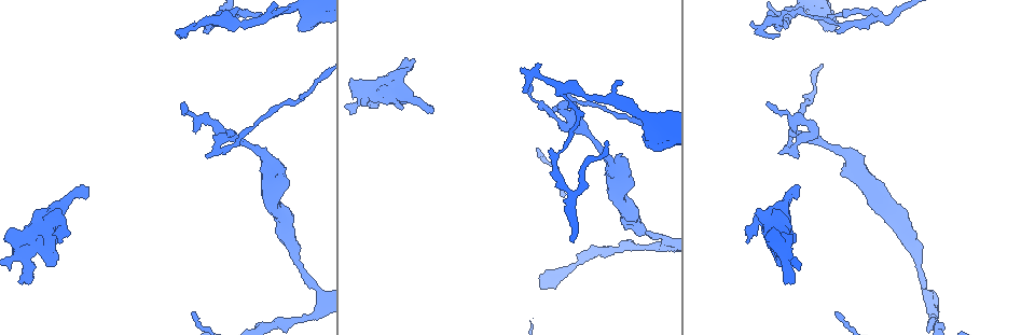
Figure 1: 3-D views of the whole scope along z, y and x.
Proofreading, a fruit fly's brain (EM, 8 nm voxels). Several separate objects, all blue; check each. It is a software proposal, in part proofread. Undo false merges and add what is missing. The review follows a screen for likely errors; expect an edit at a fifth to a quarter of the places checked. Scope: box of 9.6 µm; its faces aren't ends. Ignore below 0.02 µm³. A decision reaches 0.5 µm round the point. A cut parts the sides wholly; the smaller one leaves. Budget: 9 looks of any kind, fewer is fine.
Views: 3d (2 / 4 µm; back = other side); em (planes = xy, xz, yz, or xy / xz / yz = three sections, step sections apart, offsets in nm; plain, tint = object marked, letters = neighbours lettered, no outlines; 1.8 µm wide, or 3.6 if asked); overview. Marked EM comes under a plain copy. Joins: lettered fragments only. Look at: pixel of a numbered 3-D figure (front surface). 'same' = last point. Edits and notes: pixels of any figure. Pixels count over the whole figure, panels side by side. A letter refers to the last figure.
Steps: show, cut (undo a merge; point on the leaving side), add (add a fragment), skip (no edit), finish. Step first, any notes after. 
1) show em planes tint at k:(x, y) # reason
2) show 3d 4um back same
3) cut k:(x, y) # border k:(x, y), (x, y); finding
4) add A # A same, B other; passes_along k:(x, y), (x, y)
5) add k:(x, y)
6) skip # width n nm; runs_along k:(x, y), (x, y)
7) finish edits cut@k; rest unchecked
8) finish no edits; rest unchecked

show em planes letters at 1:(785, 281) # branch stops here

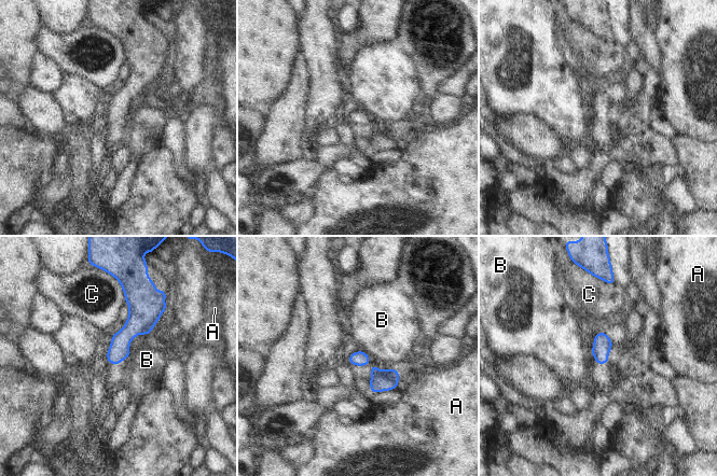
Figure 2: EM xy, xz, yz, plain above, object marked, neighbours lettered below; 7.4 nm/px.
skip # A other, B other, C other; no lettered fragment goes on from it

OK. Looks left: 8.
show em xz step 4 tint at 1:(430, 113) # free end

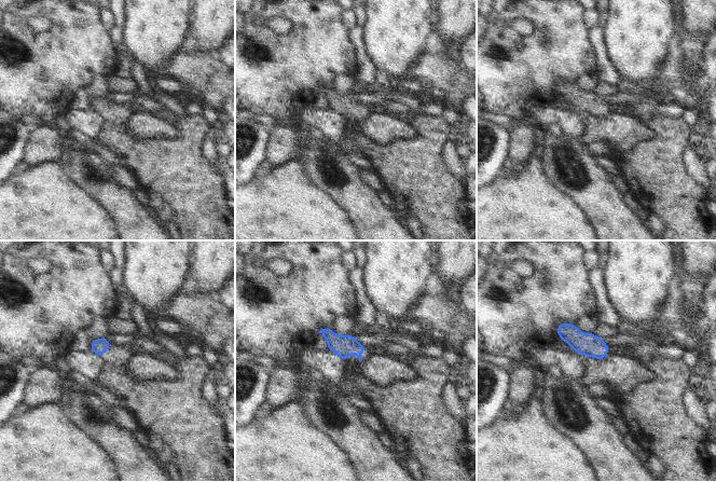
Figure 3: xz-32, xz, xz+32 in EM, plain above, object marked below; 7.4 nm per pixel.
show em planes letters same

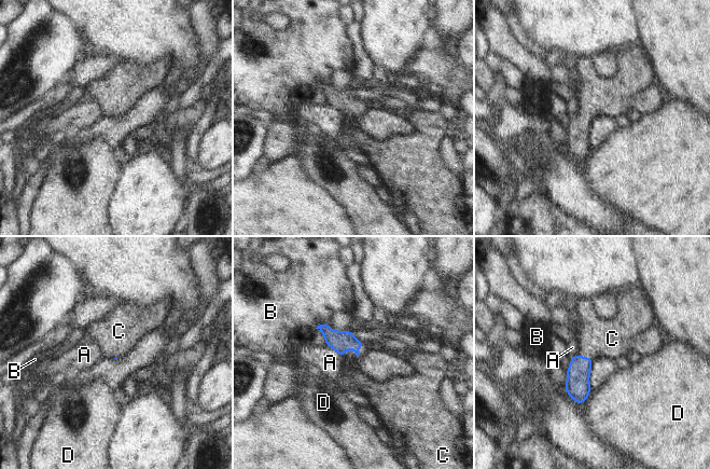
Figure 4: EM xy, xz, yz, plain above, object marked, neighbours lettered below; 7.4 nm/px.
add C # longest_contact C 180 nm; A other, B other, C same, D other; the cell continues

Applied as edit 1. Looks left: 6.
show overview # redraw

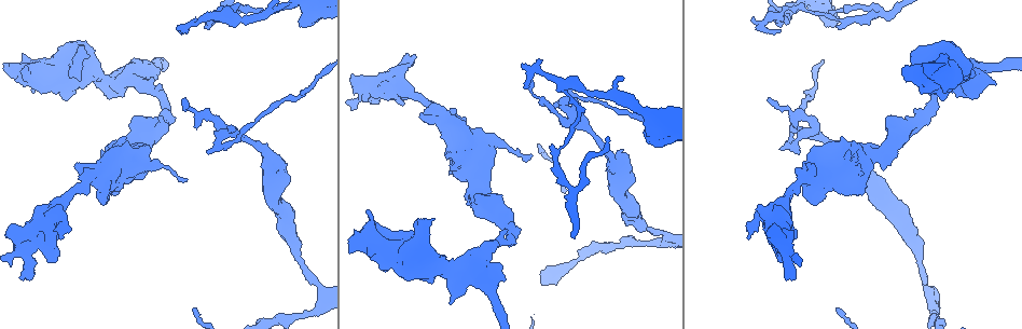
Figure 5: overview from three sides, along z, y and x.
show 3d 2um at 5:(60, 238) # branch stops here

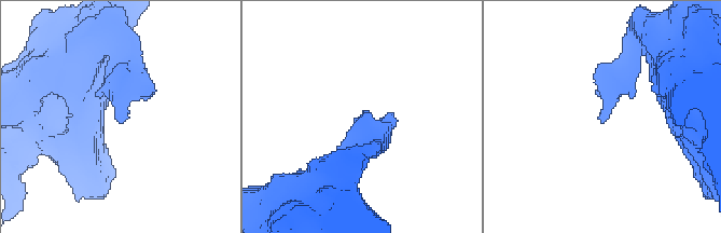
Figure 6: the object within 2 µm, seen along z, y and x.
show em planes letters at 6:(116, 121)

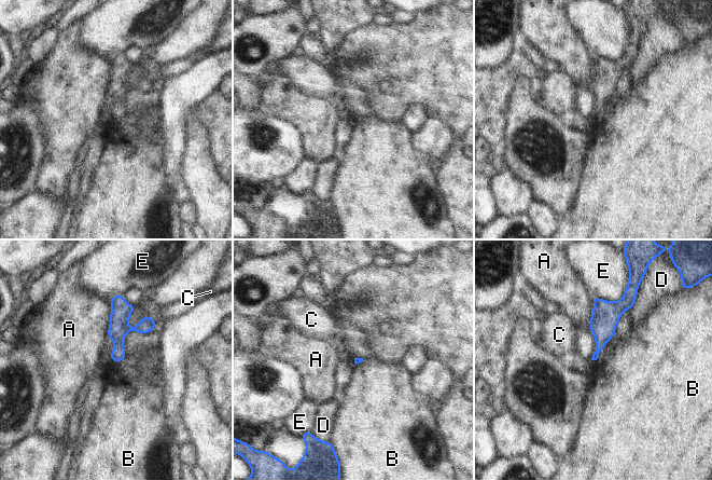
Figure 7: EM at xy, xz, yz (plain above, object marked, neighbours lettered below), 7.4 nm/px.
skip # A other, B other, C other, D other, E other; runs_along 7:(120, 297), (119, 353), (116, 359); no lettered fragment goes on from it

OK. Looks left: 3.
show em 3.6um xz step 16 letters at 5:(826, 25) # an open end

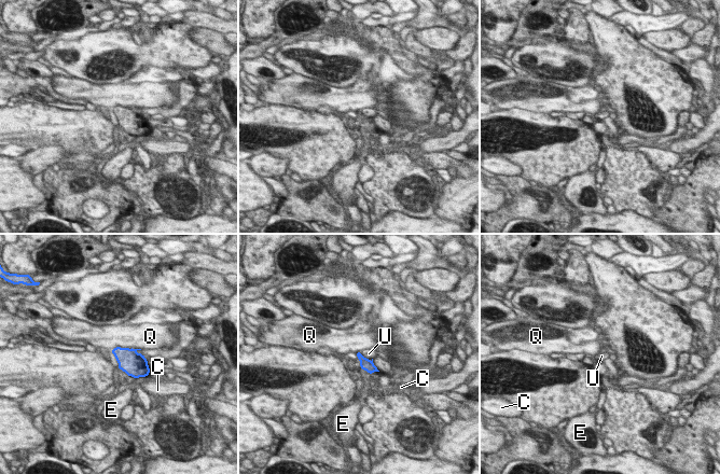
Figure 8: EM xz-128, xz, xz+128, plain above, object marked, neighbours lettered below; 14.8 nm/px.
skip # C other, E other, Q other, U other; border 8:(135, 350), (146, 357); none of them fits

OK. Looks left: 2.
finish edits add@4; rest unchecked

